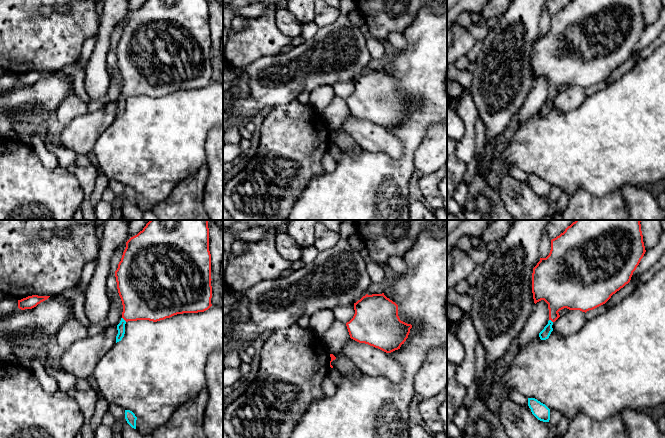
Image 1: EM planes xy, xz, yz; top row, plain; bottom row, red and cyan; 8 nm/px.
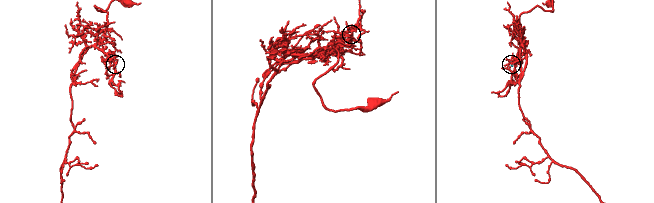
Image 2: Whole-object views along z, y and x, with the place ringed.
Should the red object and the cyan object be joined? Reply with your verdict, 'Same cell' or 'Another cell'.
Another cell

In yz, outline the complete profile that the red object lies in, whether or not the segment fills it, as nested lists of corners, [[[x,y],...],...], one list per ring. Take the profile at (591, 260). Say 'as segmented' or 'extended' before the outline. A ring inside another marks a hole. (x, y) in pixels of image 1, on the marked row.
as segmented; [[[576,220],[568,226],[563,233],[551,240],[551,250],[546,258],[540,258],[540,261],[533,268],[532,273],[532,293],[534,303],[544,300],[548,304],[549,320],[555,322],[559,317],[559,311],[567,308],[569,310],[580,310],[587,312],[605,304],[613,294],[623,288],[631,280],[633,272],[636,270],[646,250],[641,231],[641,220]]]

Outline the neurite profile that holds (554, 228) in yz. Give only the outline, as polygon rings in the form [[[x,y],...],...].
[[[549,220],[544,231],[547,233],[549,239],[552,240],[563,233],[565,229],[575,221],[576,220]]]

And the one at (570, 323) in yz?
[[[570,310],[553,322],[552,328],[560,336],[568,336],[577,333],[587,322],[585,312]]]

